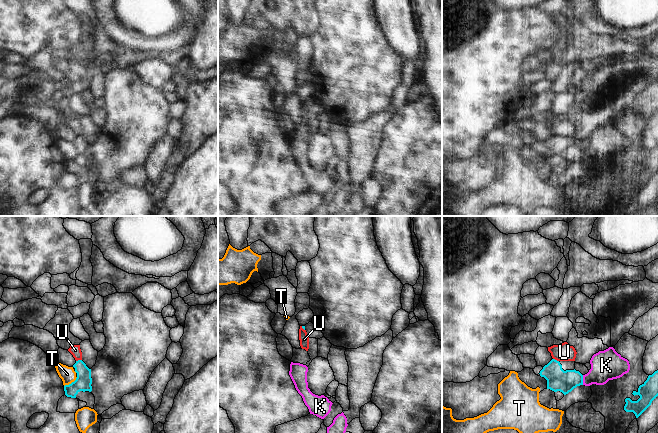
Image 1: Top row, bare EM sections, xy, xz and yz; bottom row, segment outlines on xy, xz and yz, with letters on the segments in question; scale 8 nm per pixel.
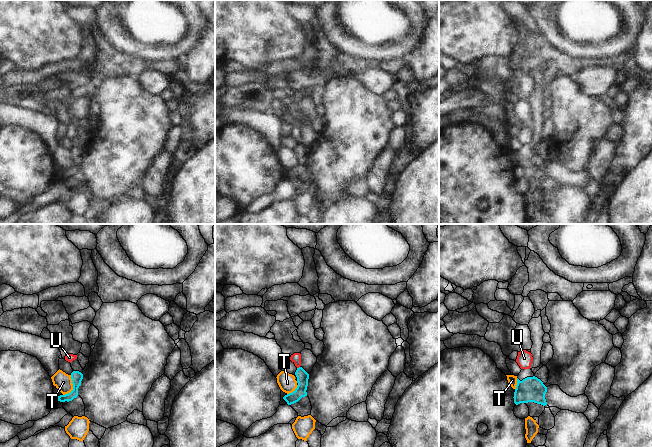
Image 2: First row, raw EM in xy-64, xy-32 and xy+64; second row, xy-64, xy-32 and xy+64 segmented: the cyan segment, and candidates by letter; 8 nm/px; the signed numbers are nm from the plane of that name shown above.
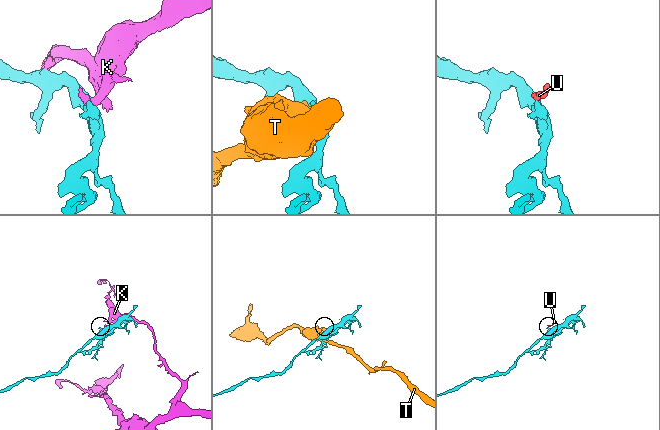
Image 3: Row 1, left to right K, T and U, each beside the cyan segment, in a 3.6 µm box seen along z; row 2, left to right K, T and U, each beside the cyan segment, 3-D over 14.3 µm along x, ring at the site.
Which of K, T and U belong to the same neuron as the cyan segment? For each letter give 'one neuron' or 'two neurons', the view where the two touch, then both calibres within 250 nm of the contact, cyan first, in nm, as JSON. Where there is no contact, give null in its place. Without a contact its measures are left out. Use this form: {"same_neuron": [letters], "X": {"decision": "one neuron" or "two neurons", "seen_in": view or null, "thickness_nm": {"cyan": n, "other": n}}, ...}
{"same_neuron": [], "K": {"decision": "two neurons", "seen_in": "yz", "thickness_nm": {"cyan": 180, "other": 240}}, "T": {"decision": "two neurons", "seen_in": "xy", "thickness_nm": {"cyan": 130, "other": 120}}, "U": {"decision": "two neurons", "seen_in": "xy", "thickness_nm": {"cyan": 130, "other": 90}}}

